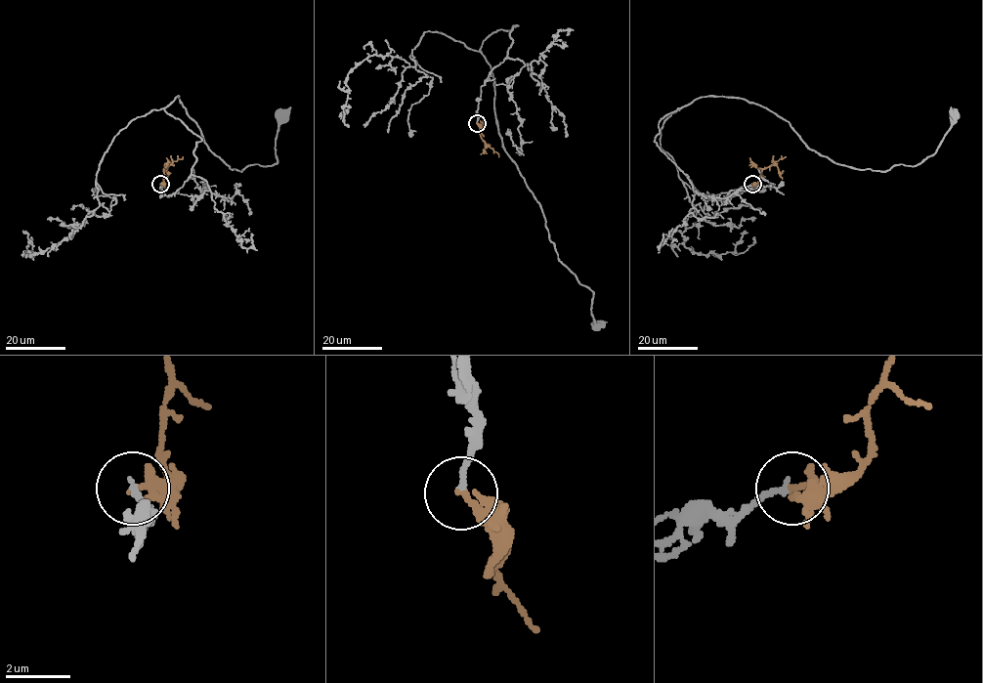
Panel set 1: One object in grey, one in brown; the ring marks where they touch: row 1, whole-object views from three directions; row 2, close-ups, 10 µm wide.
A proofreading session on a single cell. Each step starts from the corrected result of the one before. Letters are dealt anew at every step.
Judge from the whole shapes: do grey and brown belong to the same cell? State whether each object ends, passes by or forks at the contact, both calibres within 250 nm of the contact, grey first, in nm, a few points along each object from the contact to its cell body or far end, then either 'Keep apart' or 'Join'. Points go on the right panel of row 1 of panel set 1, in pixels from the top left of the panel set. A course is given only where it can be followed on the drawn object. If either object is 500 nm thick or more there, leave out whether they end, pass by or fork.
At the ring grey ends. At the ring brown ends. Thickness 180 nm (grey) against 280 nm. Course of grey: (751, 184), (701, 193), (658, 123), (740, 97), (833, 162), (887, 171), (935, 151), (953, 113). Course of brown: (752, 184), (759, 180), (761, 171), (786, 156). Join

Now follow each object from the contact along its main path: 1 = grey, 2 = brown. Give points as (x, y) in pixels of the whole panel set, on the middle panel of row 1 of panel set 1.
1: (477, 123), (481, 87), (517, 24), (480, 49), (497, 130), (558, 258), (593, 293), (596, 324)
2: (477, 123), (485, 144), (498, 156)

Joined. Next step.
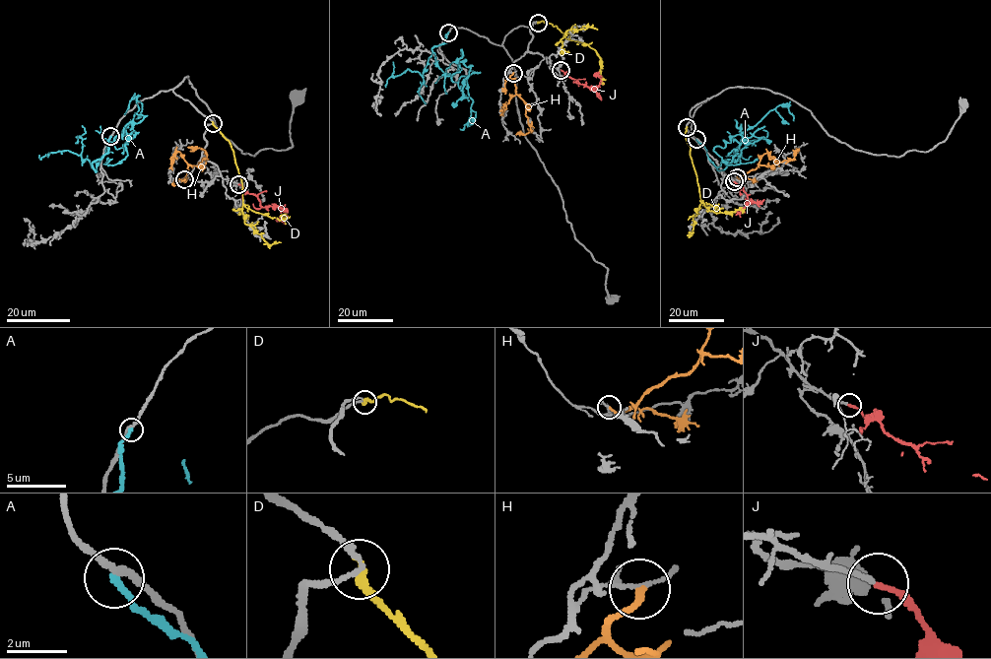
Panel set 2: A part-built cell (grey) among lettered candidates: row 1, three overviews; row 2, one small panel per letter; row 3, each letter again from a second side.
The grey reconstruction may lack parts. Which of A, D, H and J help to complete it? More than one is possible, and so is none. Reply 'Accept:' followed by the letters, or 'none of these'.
Accept: J

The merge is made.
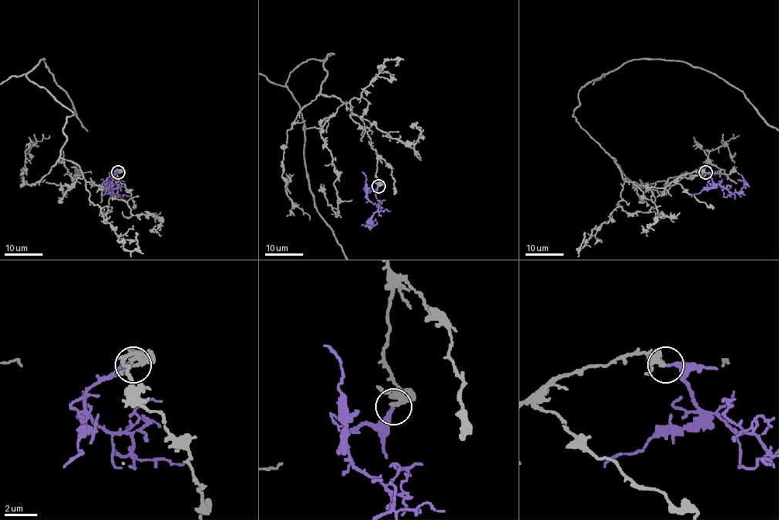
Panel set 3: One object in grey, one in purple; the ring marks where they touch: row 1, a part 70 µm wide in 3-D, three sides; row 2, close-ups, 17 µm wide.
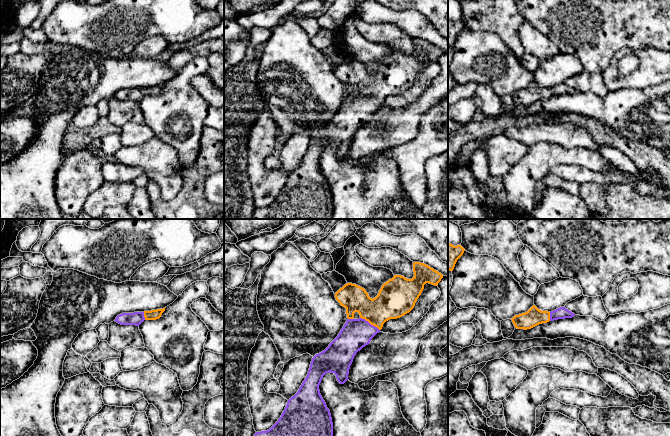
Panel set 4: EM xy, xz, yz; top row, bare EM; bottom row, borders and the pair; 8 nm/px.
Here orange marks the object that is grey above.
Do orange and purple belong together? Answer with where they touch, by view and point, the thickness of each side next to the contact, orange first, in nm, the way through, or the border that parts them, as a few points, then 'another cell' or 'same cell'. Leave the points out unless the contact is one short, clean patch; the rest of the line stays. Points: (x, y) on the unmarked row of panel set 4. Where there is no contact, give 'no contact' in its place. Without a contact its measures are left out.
meets orange in xz at (370, 99); 260 nm thick on the orange side, 240 nm on the other; runs through xz (392, 78), (370, 99), (356, 109); same cell

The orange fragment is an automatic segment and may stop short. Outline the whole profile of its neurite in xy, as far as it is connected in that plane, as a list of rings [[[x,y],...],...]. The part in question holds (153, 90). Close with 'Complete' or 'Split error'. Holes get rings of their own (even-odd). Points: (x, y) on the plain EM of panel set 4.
[[[165,84],[144,88],[122,89],[116,93],[115,98],[121,101],[139,102],[144,96],[159,95],[164,87]]]. Split error

